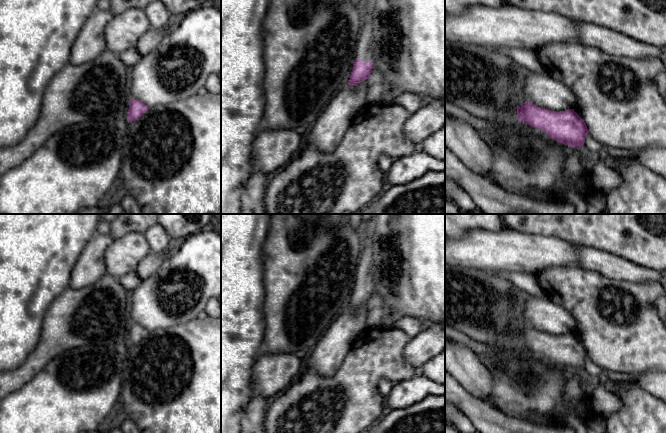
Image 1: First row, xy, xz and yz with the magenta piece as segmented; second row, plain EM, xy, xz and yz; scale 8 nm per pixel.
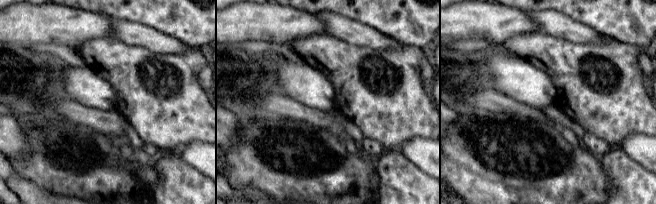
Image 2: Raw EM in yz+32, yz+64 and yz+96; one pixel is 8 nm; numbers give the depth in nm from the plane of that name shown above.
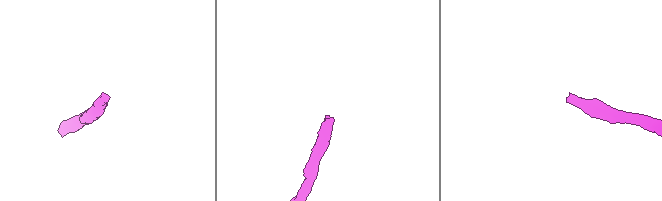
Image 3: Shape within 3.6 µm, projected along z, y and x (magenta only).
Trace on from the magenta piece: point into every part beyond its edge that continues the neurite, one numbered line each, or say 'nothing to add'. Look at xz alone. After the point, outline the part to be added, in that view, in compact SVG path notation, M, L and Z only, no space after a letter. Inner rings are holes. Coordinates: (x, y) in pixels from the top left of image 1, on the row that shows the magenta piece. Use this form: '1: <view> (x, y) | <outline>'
1: xz (364, 51) | M371 11L366 15L357 41L355 58L360 58L363 62L373 63L373 38L371 22L375 19L375 12Z

